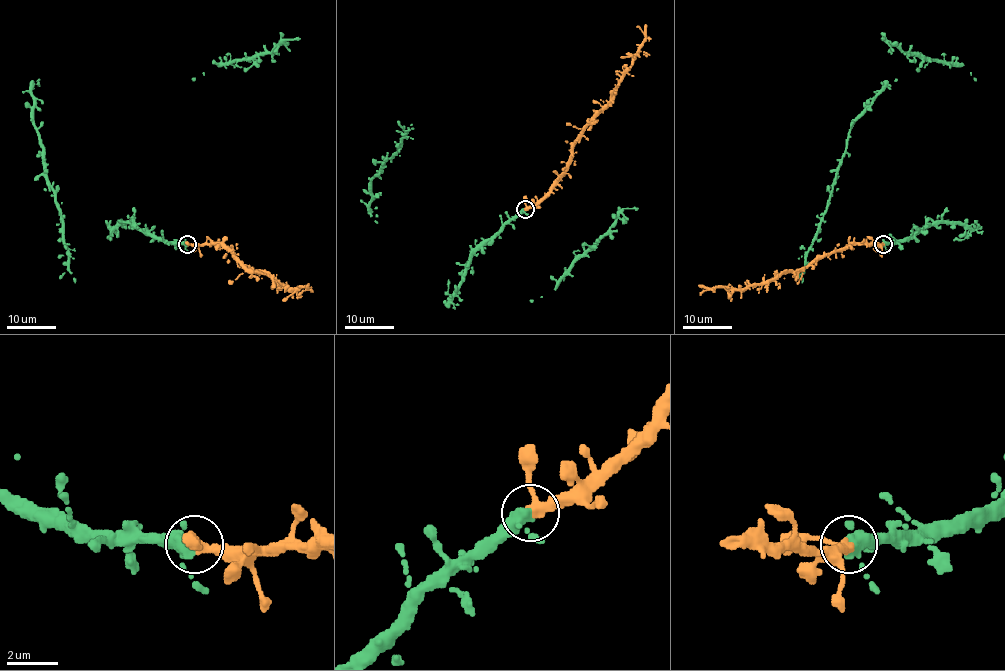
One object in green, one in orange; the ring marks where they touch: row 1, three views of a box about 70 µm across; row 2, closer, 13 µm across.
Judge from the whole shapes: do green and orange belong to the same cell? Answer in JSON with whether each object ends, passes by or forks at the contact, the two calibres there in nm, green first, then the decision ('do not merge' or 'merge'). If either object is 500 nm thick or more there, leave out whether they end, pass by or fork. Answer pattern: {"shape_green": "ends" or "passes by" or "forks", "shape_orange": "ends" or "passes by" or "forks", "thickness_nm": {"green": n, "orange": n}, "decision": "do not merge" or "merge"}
{"shape_green": "passes by", "shape_orange": "passes by", "thickness_nm": {"green": 360, "orange": 300}, "decision": "merge"}

